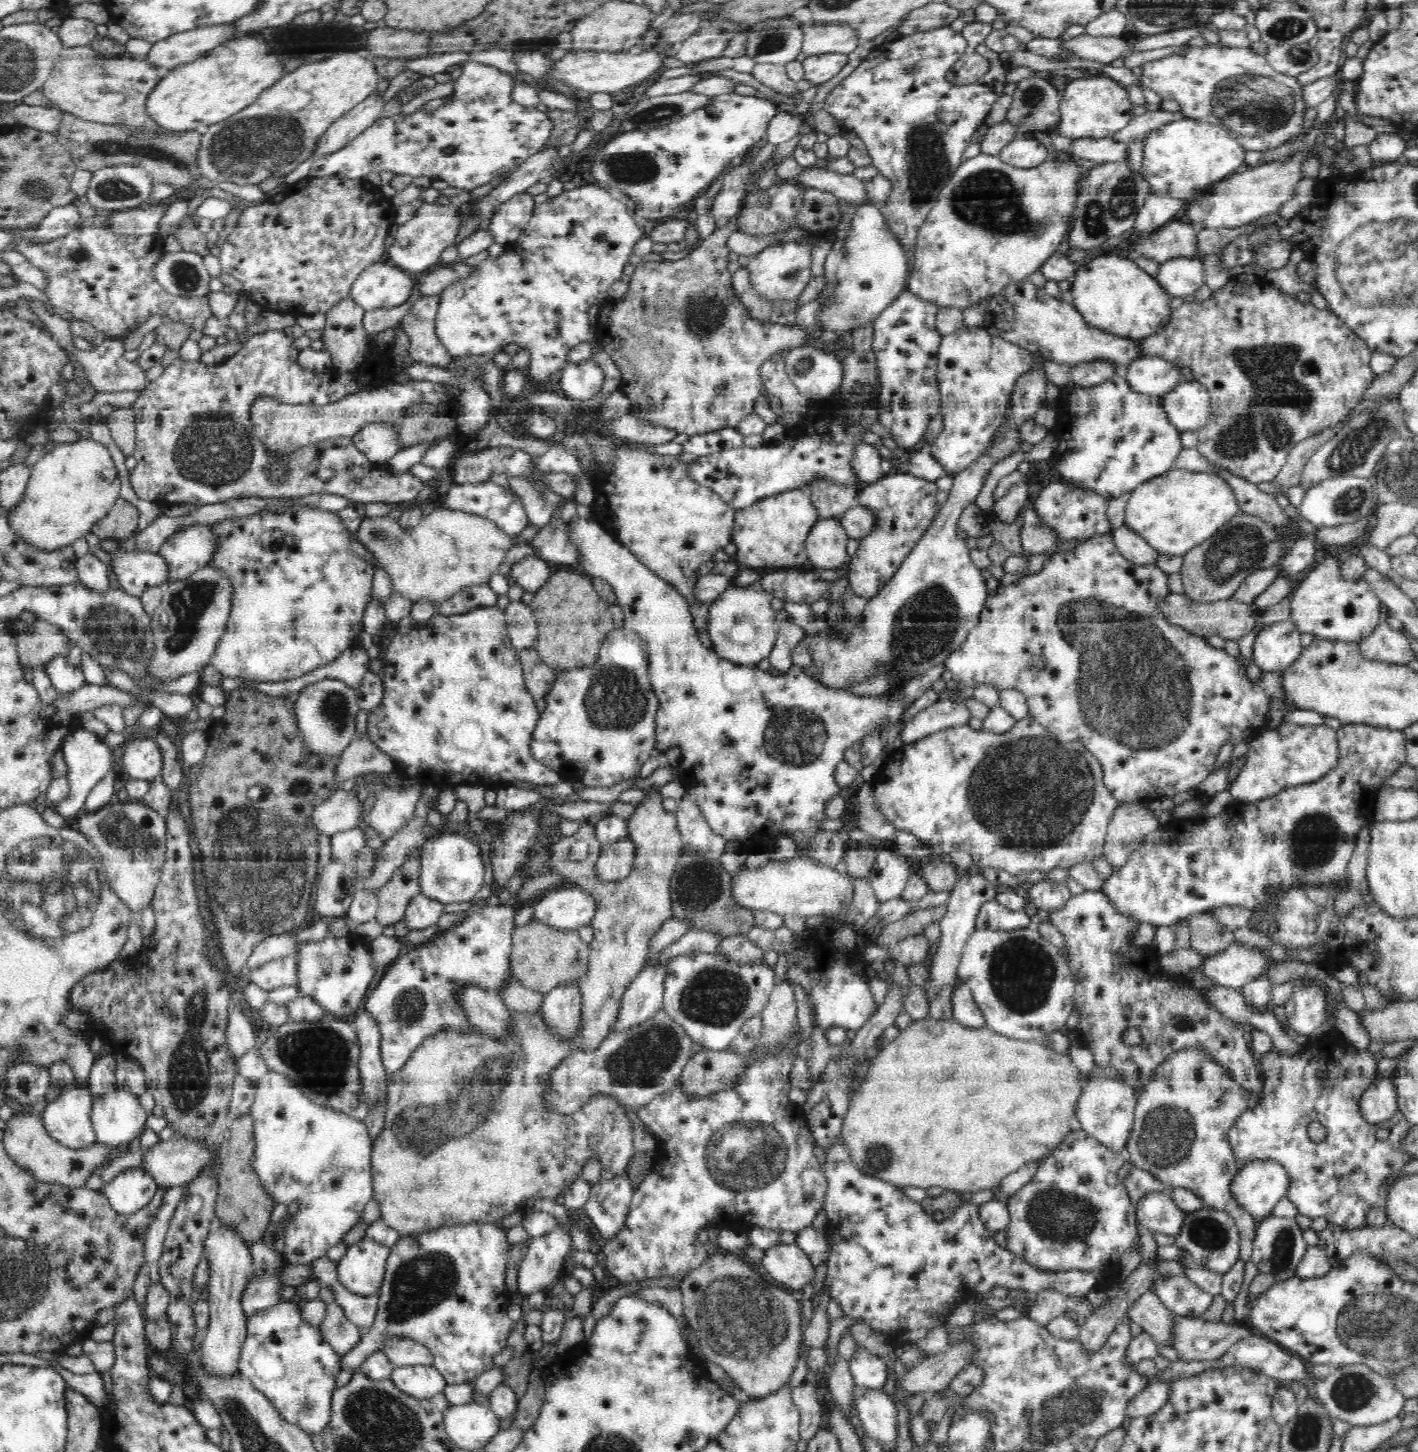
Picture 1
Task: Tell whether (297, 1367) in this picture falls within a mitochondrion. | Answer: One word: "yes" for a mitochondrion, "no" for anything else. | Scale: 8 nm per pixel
yes

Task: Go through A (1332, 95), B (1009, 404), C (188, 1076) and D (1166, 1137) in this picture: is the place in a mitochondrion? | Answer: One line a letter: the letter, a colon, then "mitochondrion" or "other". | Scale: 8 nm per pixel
A: other
B: other
C: mitochondrion
D: mitochondrion

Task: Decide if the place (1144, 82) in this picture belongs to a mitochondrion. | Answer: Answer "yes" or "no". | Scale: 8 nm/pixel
no

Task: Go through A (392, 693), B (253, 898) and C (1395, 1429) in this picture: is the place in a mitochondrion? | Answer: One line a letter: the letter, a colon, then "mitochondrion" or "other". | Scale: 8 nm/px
A: other
B: mitochondrion
C: other

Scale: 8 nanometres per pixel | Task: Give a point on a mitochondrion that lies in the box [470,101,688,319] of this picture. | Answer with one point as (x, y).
(636, 167)

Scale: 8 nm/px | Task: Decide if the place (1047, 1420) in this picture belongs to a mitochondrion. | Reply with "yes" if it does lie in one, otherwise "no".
yes

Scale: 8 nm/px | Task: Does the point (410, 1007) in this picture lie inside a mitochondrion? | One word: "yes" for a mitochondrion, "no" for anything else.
yes

